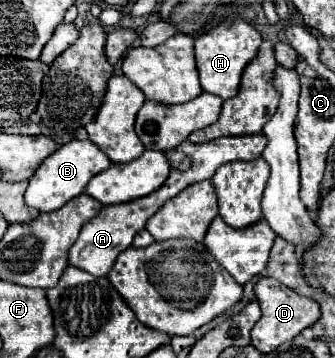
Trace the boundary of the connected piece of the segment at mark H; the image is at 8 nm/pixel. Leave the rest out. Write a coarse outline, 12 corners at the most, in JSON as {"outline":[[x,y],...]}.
{"outline":[[242,19],[220,21],[196,39],[202,89],[238,93],[260,33]]}

